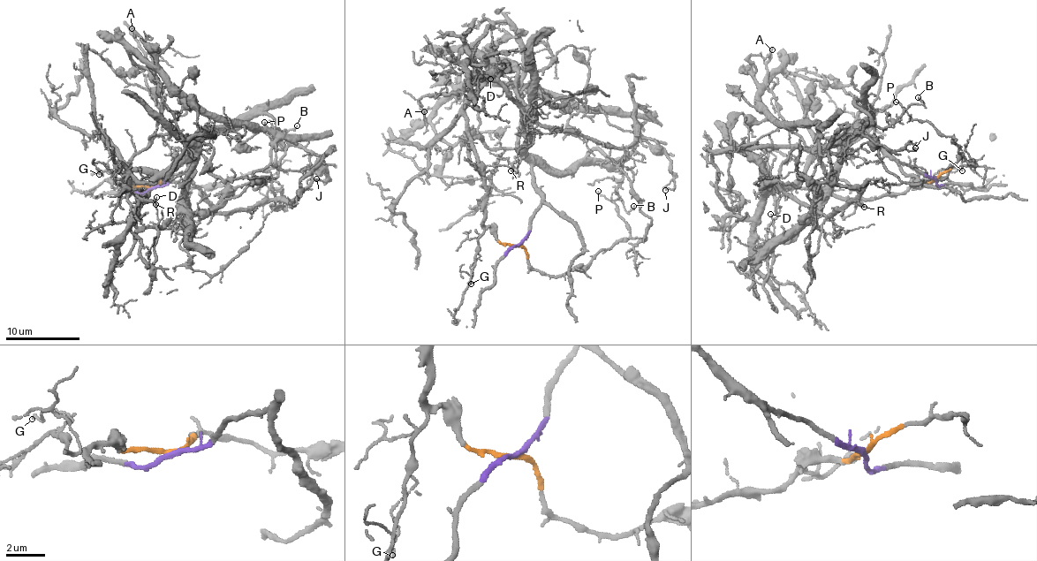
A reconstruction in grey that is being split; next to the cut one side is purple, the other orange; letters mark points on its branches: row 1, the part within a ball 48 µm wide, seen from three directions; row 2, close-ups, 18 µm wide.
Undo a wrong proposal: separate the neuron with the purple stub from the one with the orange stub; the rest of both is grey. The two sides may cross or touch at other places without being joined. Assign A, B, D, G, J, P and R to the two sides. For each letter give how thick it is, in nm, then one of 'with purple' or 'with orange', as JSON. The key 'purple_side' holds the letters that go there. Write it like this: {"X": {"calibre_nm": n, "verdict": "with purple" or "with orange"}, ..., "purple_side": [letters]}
{"A": {"calibre_nm": 110, "verdict": "with purple"}, "B": {"calibre_nm": 140, "verdict": "with purple"}, "D": {"calibre_nm": 80, "verdict": "with purple"}, "G": {"calibre_nm": 110, "verdict": "with orange"}, "J": {"calibre_nm": 110, "verdict": "with purple"}, "P": {"calibre_nm": 120, "verdict": "with orange"}, "R": {"calibre_nm": 120, "verdict": "with orange"}, "purple_side": ["A", "B", "D", "J"]}

